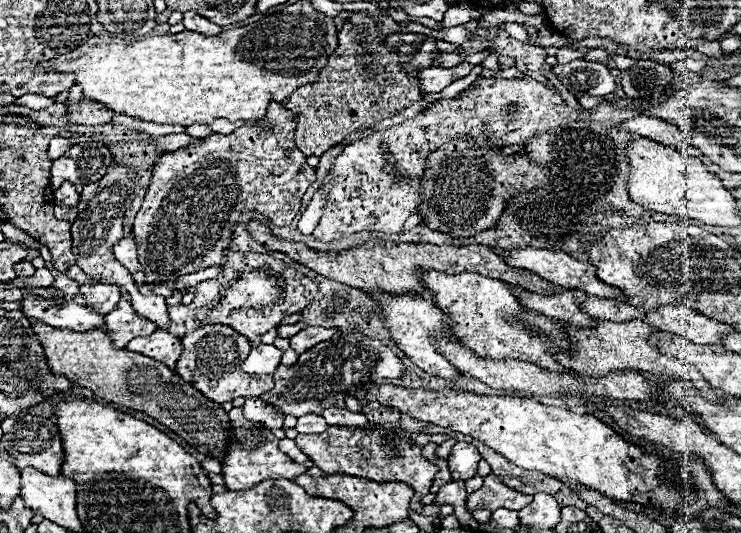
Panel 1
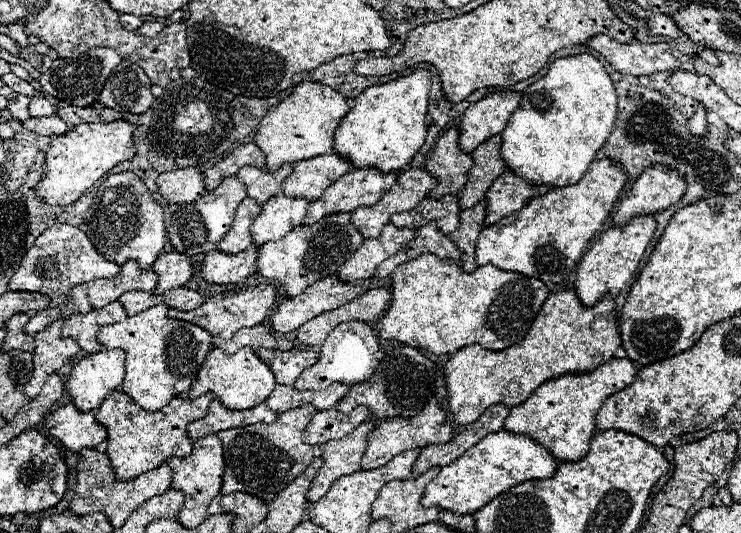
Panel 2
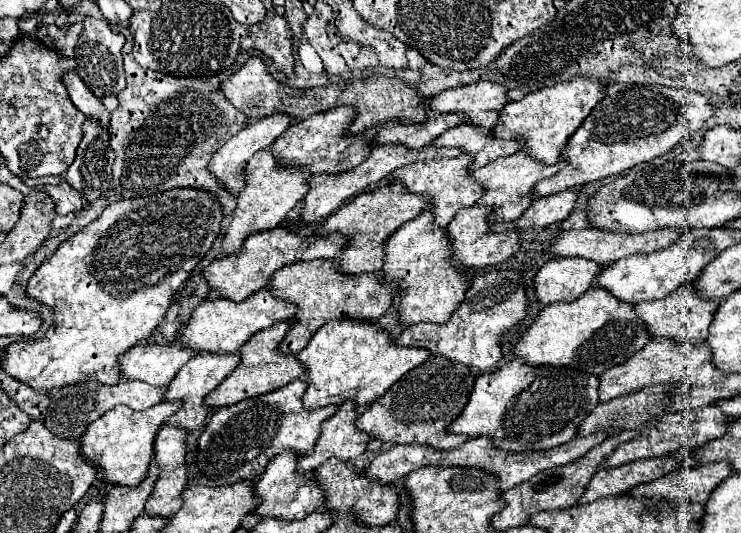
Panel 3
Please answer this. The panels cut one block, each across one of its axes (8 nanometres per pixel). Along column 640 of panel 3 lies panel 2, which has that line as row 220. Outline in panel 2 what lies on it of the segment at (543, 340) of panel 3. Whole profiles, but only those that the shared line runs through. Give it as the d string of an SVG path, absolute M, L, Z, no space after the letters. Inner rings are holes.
M332 214L312 226L296 226L296 230L290 230L284 238L260 246L256 262L258 274L268 280L276 280L284 288L286 298L296 298L310 284L334 276L336 270L348 260L352 252L360 248L364 240L360 232L348 224L348 218L350 214Z

